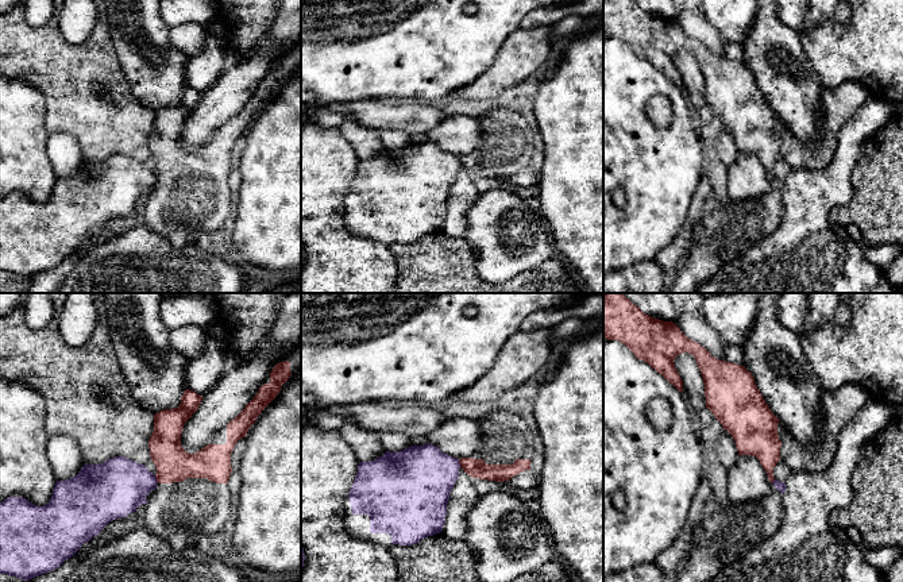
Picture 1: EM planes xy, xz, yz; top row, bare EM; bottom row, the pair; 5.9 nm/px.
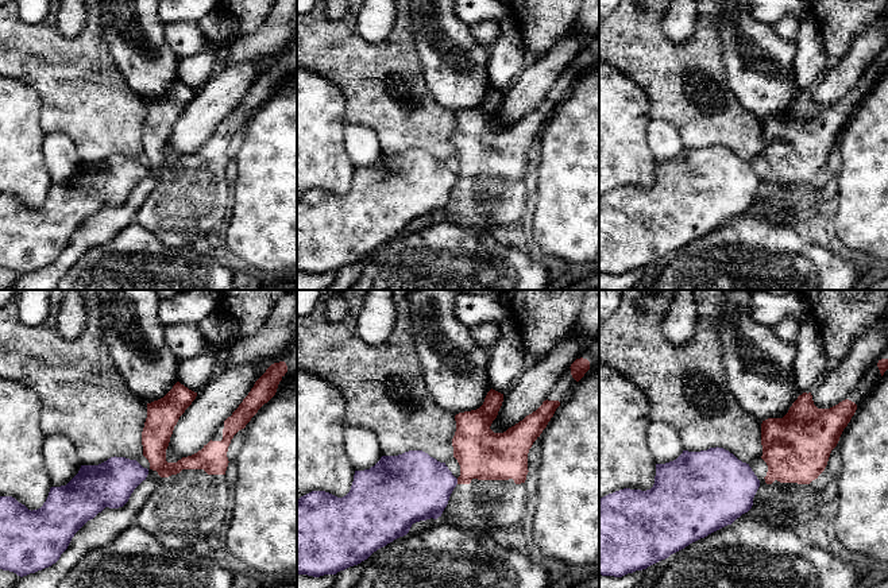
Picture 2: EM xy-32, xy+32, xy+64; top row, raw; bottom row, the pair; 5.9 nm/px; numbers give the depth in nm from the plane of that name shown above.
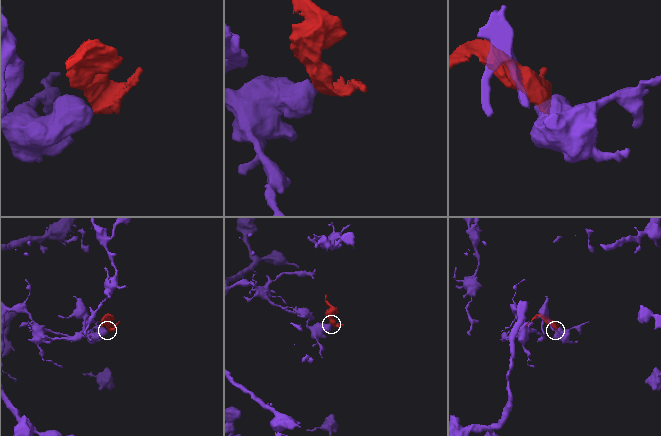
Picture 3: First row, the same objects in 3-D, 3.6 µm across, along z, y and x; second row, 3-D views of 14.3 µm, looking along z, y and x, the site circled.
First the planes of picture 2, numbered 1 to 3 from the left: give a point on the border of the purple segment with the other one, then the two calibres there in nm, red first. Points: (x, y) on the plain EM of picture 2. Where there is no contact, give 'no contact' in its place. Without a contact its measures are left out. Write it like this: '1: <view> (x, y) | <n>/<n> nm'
1: no contact
2: xy+32 (458, 180) | 300/400 nm
3: no contact

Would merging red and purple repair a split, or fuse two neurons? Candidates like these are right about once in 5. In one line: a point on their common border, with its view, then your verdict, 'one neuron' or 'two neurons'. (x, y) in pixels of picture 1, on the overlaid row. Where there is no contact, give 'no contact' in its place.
contact xy (157, 480); two neurons

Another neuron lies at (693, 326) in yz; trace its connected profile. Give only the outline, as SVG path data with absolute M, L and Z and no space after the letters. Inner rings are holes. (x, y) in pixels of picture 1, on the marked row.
M699 312L679 315L676 325L688 339L703 346L711 356L744 366L741 346L723 344L717 332L707 324Z

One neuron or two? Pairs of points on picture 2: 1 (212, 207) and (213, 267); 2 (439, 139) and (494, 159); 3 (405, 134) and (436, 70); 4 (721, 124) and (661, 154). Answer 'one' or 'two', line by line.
1: two
2: two
3: two
4: two

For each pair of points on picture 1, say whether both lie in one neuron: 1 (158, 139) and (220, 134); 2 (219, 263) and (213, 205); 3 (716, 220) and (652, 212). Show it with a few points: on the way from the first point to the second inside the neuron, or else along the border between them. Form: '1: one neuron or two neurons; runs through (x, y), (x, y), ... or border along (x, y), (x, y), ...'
1: one neuron; runs through (174, 155), (203, 157), (209, 150)
2: two neurons; border along (172, 243), (174, 246), (203, 245)
3: two neurons; border along (698, 187), (687, 212), (687, 222), (670, 243)

